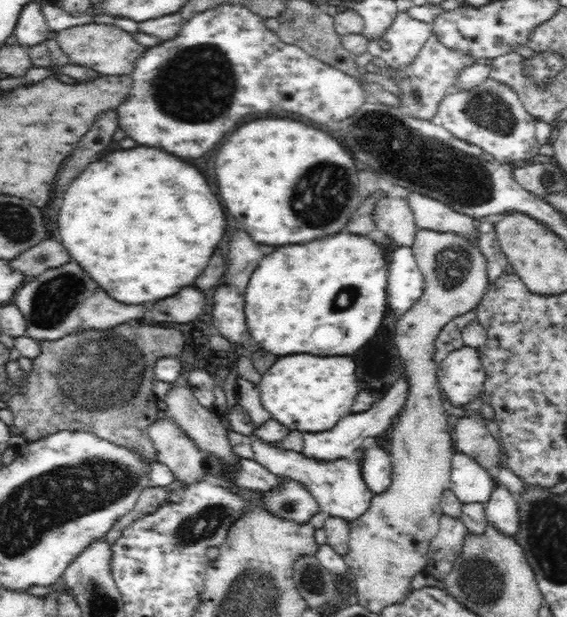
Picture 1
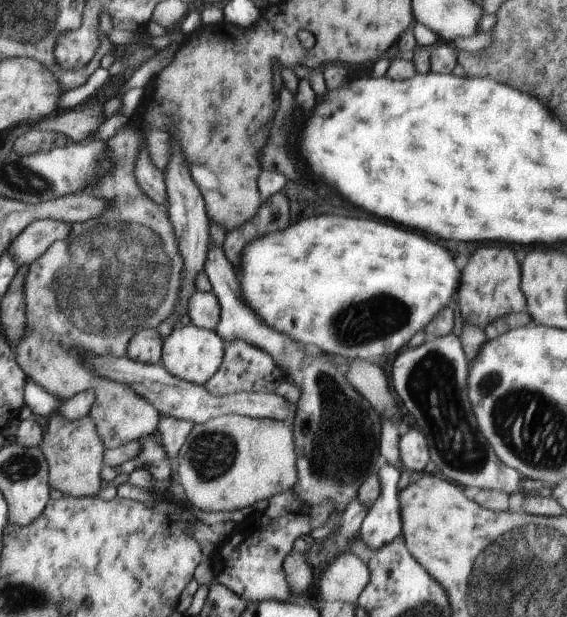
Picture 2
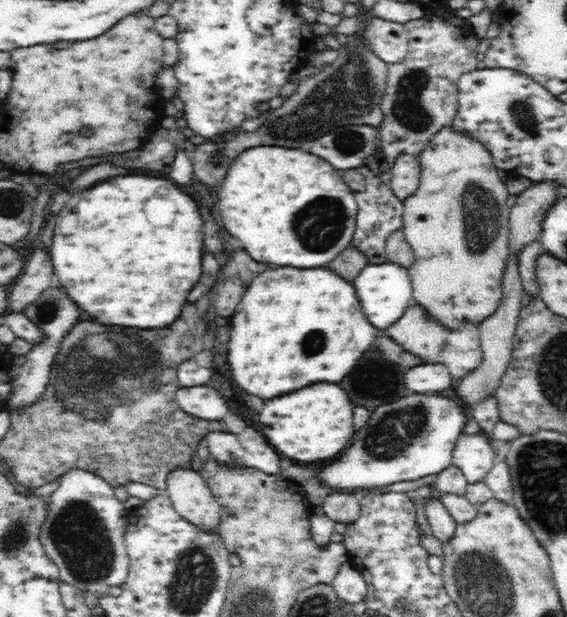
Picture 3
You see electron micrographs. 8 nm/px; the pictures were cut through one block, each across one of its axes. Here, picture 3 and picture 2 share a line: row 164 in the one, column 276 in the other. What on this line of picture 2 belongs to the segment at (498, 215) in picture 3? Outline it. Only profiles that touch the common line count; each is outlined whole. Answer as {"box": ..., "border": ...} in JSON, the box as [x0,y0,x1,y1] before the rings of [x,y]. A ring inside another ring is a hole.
{"box":[175,414,298,512],"border":[[[228,414],[195,424],[175,461],[187,502],[204,512],[246,510],[298,482],[292,427],[275,419]]]}

